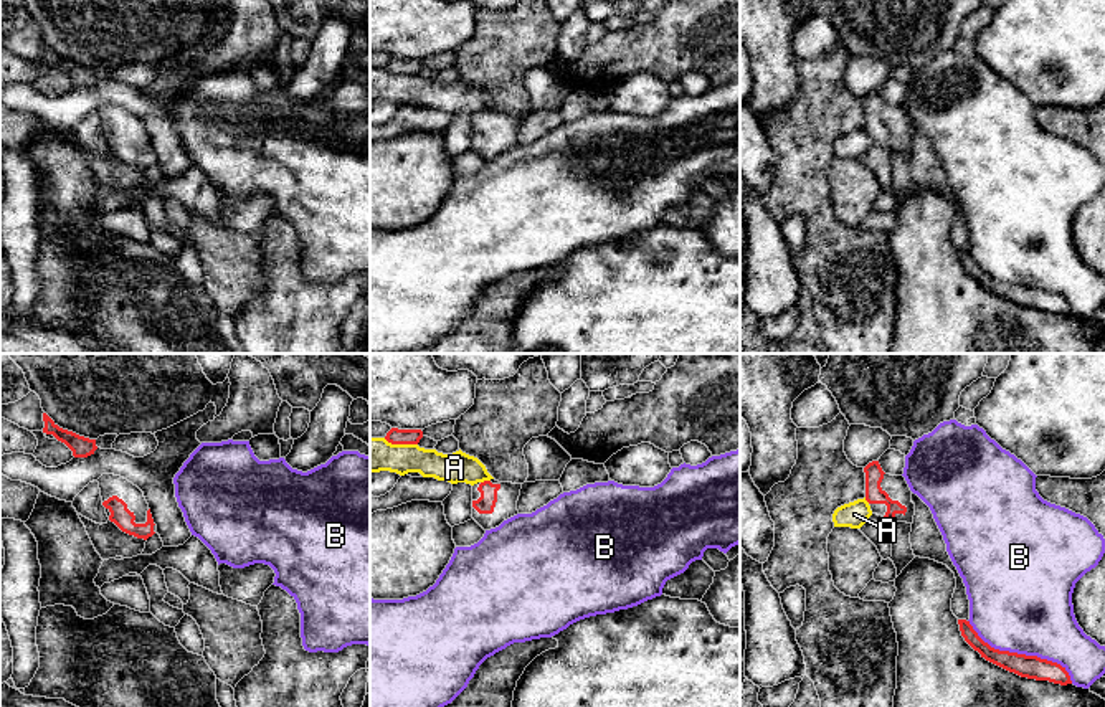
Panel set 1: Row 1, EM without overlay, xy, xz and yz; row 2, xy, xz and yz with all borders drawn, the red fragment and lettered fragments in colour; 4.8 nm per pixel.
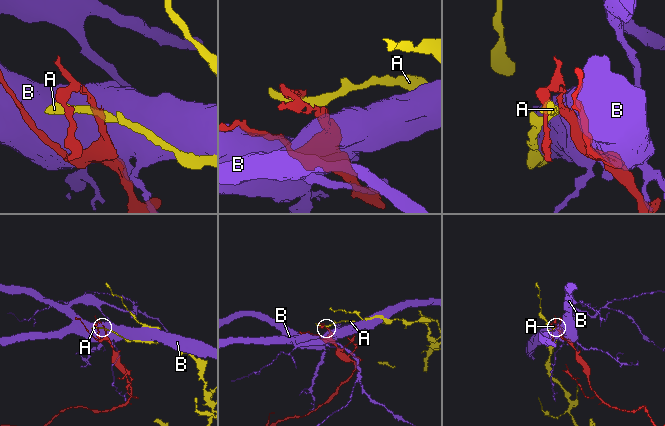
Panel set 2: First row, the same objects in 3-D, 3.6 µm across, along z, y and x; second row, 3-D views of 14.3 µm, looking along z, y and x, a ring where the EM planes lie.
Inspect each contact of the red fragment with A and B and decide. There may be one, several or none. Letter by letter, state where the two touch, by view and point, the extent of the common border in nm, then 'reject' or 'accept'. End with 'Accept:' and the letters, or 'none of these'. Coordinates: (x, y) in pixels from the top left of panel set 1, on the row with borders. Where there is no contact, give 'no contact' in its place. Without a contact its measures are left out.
A: contact xz (400, 443); length 170 nm; reject
B: contact yz (1021, 654); length 600 nm; reject
Accept: none of these

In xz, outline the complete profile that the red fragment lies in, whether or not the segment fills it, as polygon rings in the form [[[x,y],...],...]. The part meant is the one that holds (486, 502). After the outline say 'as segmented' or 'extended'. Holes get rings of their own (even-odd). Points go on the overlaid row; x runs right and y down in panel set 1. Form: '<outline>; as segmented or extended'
[[[496,479],[472,486],[472,519],[484,529],[499,527],[519,514],[517,501],[522,484],[499,482]]]; extended

